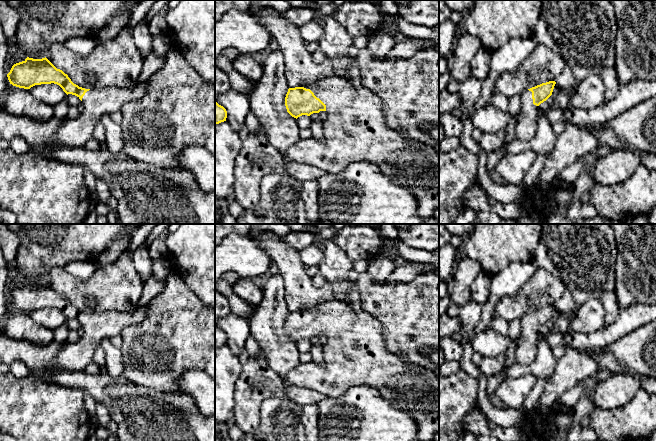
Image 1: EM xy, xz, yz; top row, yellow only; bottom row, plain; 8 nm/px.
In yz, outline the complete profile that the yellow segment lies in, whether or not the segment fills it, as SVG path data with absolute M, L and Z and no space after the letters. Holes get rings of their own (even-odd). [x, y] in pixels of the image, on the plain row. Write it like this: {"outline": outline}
{"outline": "M549 305L523 315L522 330L517 337L515 350L516 363L528 365L534 362L538 352L539 329L552 319L555 308L555 305Z"}

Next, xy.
{"outline": "M27 281L24 285L14 288L7 301L10 308L24 313L54 307L67 319L75 319L82 325L83 334L80 339L76 343L66 344L45 371L84 371L92 361L95 349L101 346L103 340L119 335L125 327L142 322L147 313L147 304L140 305L134 311L108 310L85 313L74 308L67 298L57 293L46 281Z"}

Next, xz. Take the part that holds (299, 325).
{"outline": "M331 300L306 311L289 312L285 321L285 330L287 336L296 343L302 339L310 340L313 337L325 335L327 341L322 347L324 365L321 366L313 361L300 363L285 376L281 376L268 367L266 355L262 350L250 356L242 365L242 372L234 390L235 425L244 434L253 433L258 429L261 403L267 398L283 397L289 385L317 391L326 395L327 398L336 398L345 394L350 388L366 385L376 389L384 399L390 401L401 411L413 416L418 428L417 439L419 441L433 441L434 436L439 433L439 378L430 370L389 352L386 348L383 325L375 317L363 310L356 312L342 301Z"}

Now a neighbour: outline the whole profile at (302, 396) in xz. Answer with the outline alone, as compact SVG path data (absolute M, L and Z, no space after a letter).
M293 385L286 387L286 396L301 406L308 404L318 404L320 401L327 398L326 395L317 391Z

